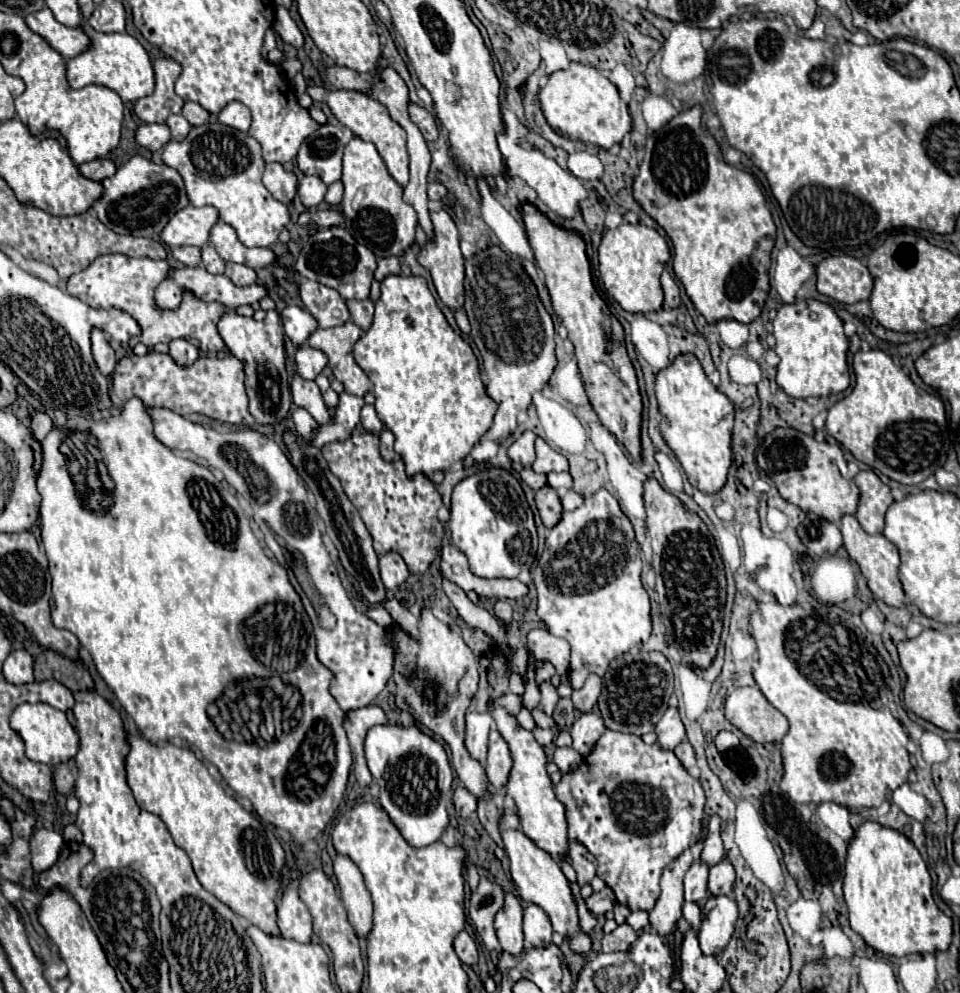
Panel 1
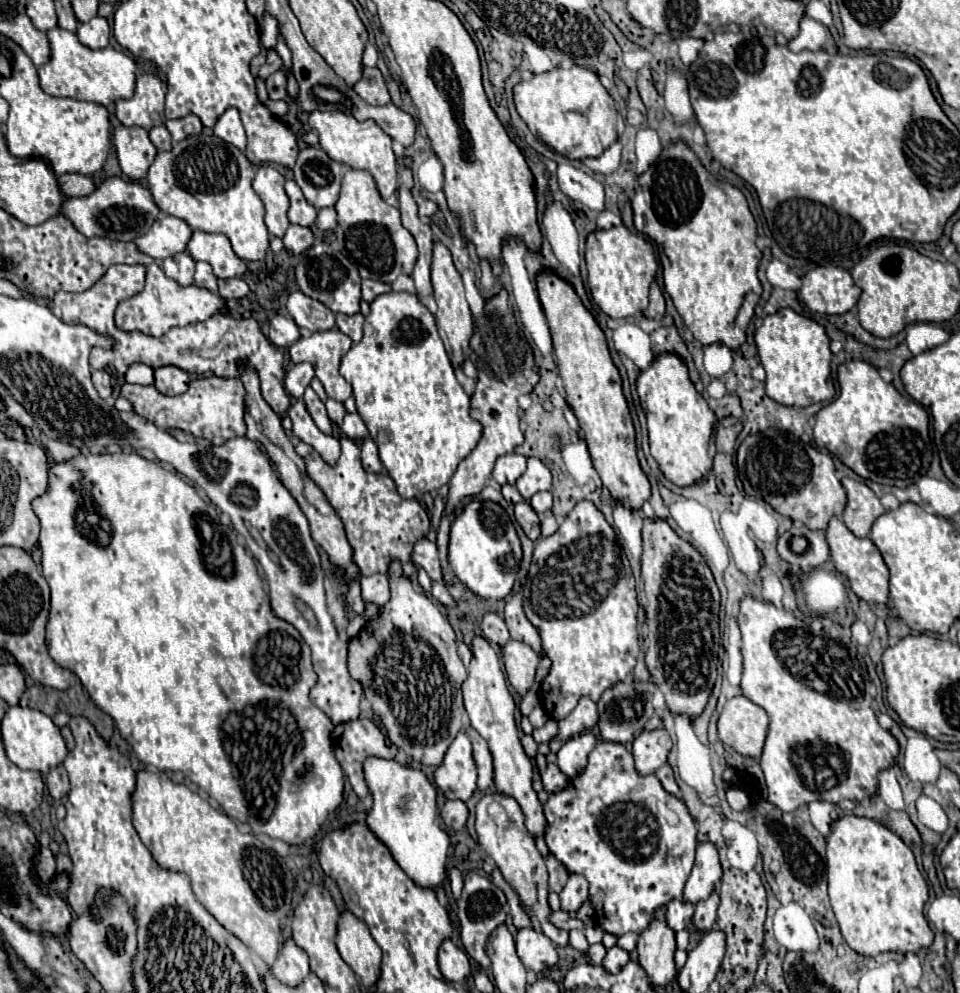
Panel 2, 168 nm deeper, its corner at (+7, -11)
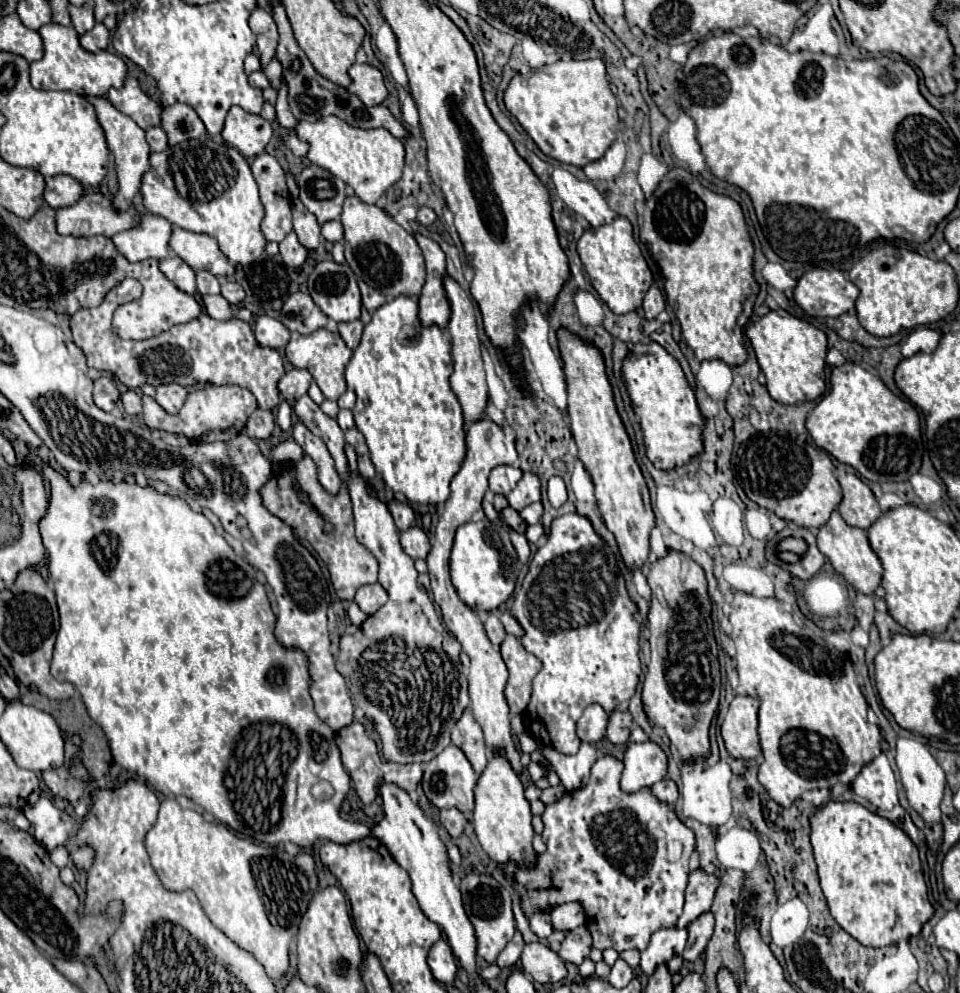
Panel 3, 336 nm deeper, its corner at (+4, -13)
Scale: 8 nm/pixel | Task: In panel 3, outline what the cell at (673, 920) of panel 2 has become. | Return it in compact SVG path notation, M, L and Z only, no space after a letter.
M671 926L667 930L657 930L651 936L647 950L641 952L641 970L649 976L657 964L669 962L675 954L681 954L685 942L687 942L687 928L679 930L677 926Z

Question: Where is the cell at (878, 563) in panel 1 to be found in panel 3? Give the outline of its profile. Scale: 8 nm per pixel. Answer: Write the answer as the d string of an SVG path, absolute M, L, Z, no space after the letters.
M835 510L829 518L829 522L825 526L819 528L817 534L817 546L819 550L827 556L827 560L833 564L833 568L845 576L845 580L861 594L875 594L875 590L881 584L881 574L883 574L883 566L879 556L873 552L869 540L867 540L867 532L861 528L853 528L847 522L843 522L841 514Z

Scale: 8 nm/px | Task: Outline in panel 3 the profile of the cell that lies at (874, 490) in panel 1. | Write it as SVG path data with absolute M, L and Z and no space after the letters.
M841 474L839 484L843 488L843 500L839 504L839 514L849 526L867 530L881 516L875 494L855 474Z

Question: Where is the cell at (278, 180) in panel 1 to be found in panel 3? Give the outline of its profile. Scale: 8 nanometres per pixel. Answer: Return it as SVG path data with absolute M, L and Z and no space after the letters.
M259 154L253 160L251 170L259 186L261 204L265 206L265 218L261 222L261 230L267 240L281 242L293 230L285 172L271 154Z

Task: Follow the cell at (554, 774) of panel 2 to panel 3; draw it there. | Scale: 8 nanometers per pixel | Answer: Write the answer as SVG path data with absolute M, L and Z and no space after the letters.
M559 784L559 786L549 786L549 788L545 788L543 794L541 794L541 802L543 802L543 804L553 804L553 802L557 802L559 798L563 798L563 794L565 794L565 790L563 790L561 784Z

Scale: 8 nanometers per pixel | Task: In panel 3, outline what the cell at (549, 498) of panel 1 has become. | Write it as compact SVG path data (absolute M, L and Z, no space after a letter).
M511 506L509 508L505 508L505 510L501 510L501 518L513 528L513 530L517 530L517 532L521 532L521 534L525 534L525 530L527 530L527 524L523 522L523 518L519 516L519 512L517 510L511 510Z

